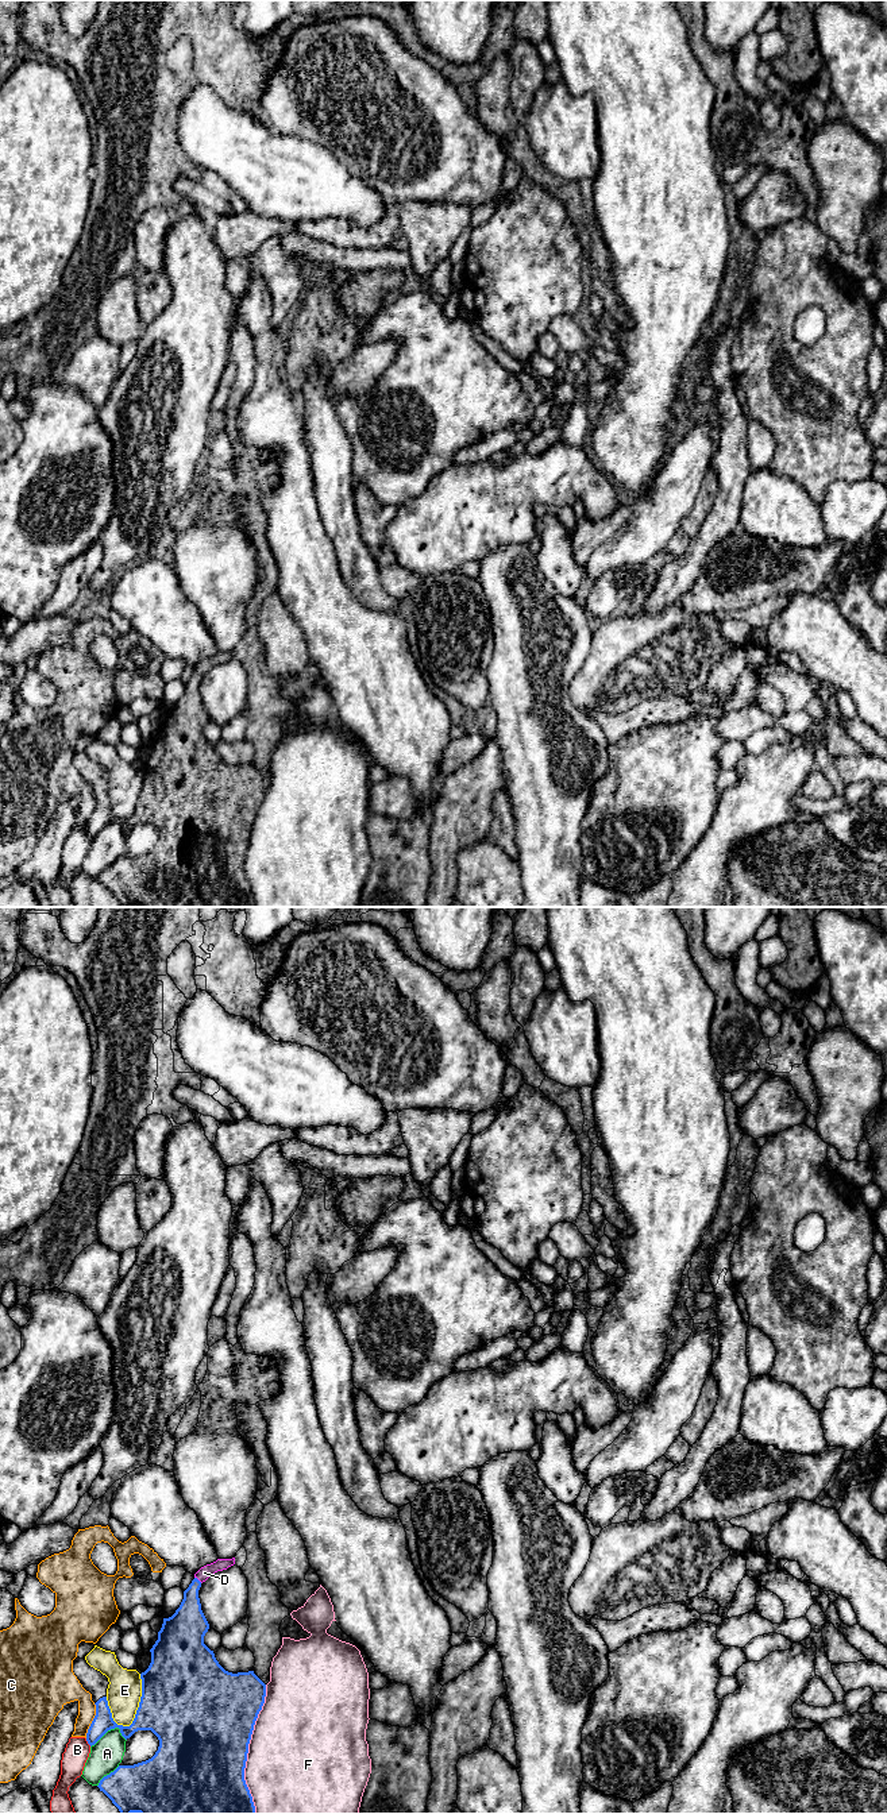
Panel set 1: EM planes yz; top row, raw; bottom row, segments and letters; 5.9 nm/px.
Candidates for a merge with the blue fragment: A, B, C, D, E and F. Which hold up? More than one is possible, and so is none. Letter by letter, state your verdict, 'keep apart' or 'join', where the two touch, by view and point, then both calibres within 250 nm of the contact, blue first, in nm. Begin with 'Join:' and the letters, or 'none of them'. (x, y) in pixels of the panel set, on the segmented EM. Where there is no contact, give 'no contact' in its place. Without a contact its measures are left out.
Join: D
A: keep apart; contact yz (110, 1729); calibres 160 and 190 nm
B: keep apart; contact yz (88, 1743); calibres 120 and 150 nm
C: keep apart; contact yz (92, 1721); calibres 120 and 170 nm
D: join; contact yz (197, 1579); calibres 190 and 80 nm
E: keep apart; contact yz (139, 1705); calibres 480 and 200 nm
F: keep apart; contact yz (247, 1749); calibres 500 and 500 nm

